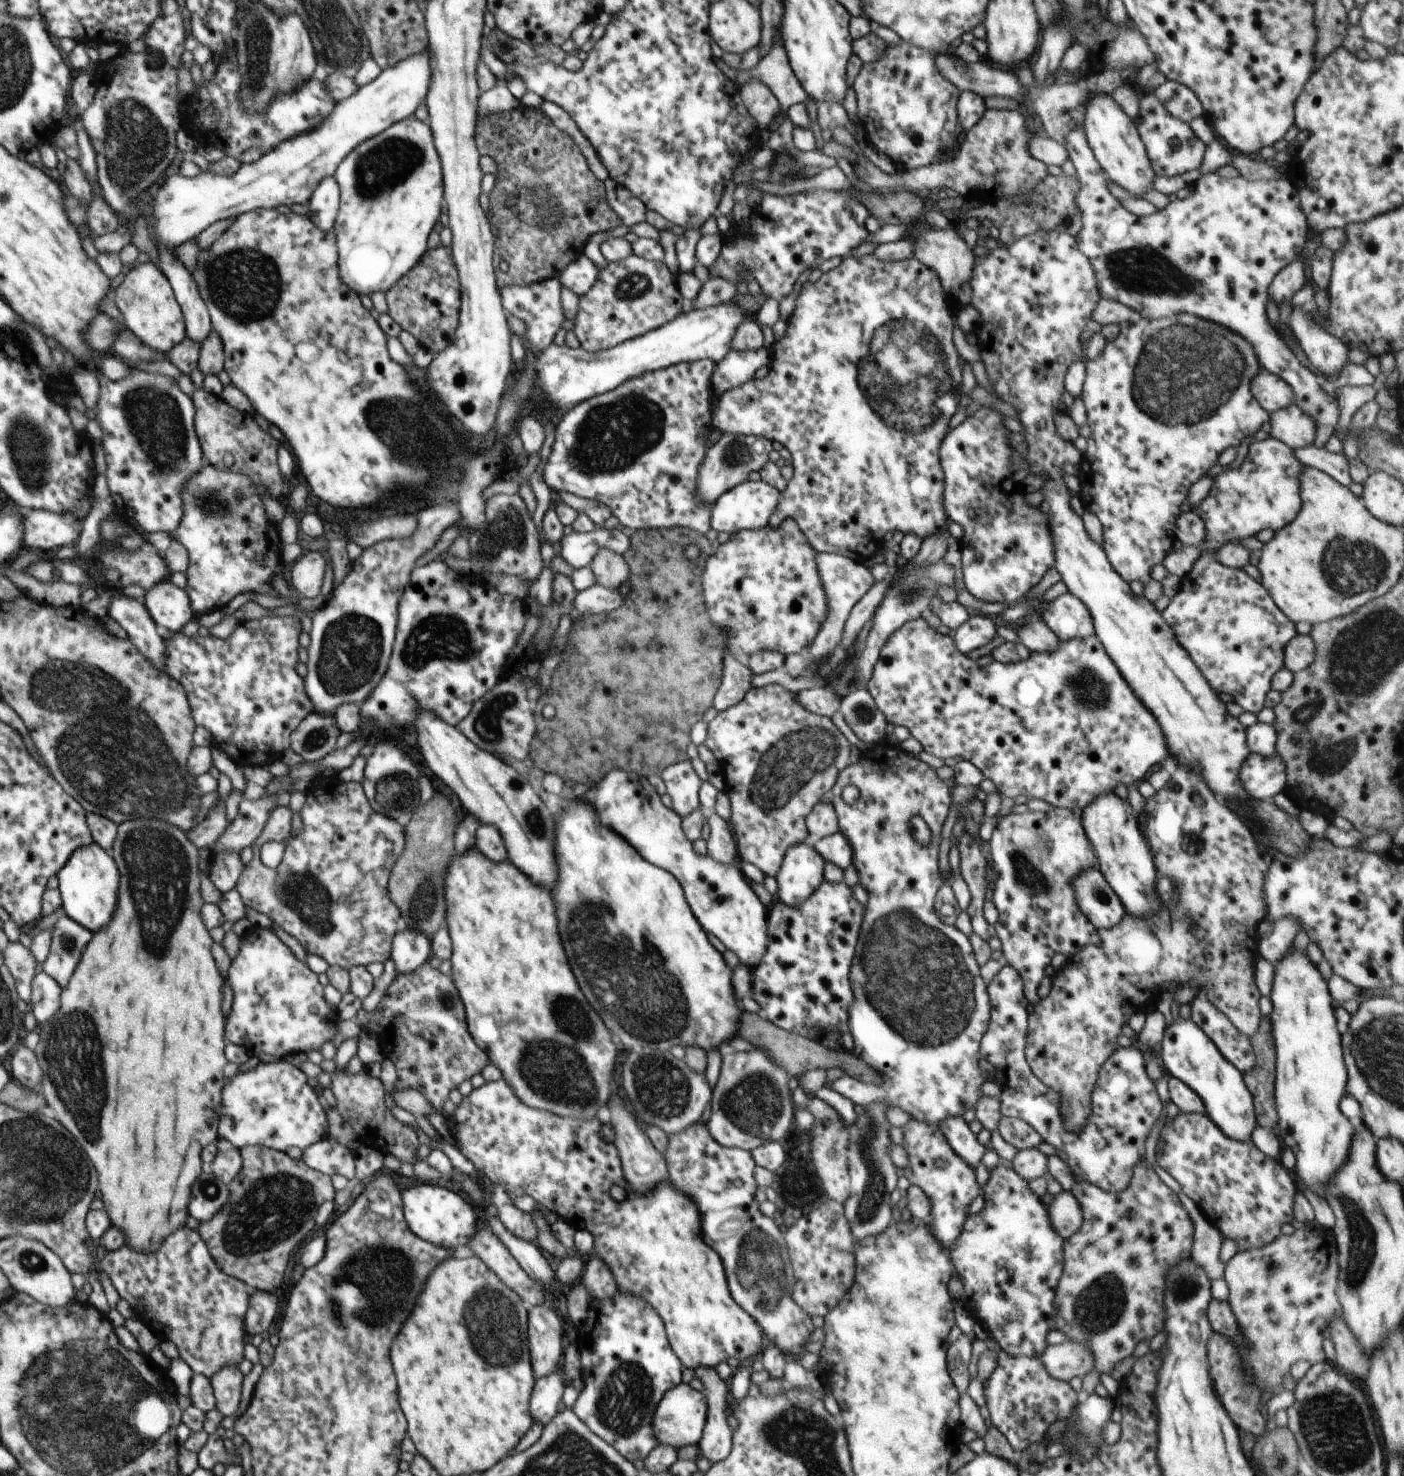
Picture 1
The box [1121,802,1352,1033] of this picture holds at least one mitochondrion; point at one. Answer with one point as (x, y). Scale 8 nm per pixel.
(1194, 843)

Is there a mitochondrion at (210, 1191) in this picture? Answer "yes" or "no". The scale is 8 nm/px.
yes

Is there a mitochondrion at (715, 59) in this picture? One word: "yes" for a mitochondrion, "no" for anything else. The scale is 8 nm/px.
no

